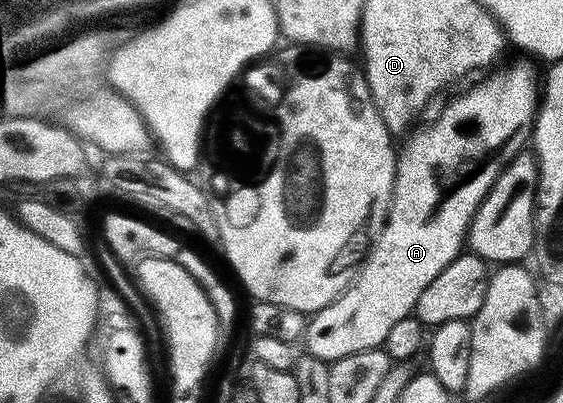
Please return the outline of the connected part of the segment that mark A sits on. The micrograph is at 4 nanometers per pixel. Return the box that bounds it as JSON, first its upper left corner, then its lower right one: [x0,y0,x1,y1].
[304,64,540,362]

